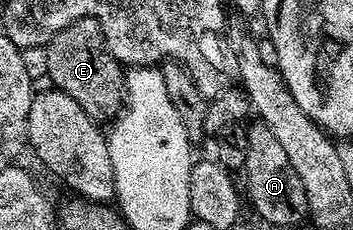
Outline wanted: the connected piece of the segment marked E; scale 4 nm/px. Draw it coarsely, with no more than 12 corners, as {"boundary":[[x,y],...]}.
{"boundary":[[80,18],[44,54],[50,83],[93,121],[124,107],[124,67]]}

